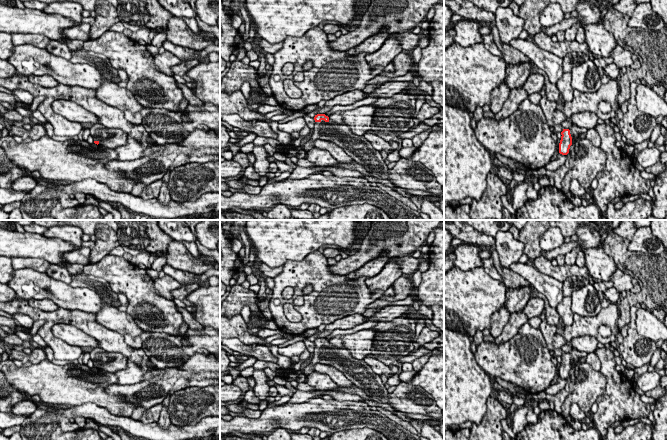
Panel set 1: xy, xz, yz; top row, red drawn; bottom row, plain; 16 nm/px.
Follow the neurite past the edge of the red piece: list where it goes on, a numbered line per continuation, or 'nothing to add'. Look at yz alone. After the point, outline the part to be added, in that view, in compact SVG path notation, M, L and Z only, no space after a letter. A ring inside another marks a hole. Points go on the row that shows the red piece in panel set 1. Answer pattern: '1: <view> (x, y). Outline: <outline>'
1: yz (576, 132). Outline: M571 124L571 127L569 128L569 130L571 131L571 137L573 139L584 139L586 137L586 133L588 131L588 129L586 128L580 128L578 126L576 126L575 124Z

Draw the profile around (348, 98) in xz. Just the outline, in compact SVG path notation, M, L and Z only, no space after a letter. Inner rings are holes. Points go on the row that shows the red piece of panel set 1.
M362 90L349 91L344 94L338 95L331 100L326 101L323 108L318 107L314 111L308 113L309 117L314 118L317 114L326 114L336 105L352 105L357 101L365 99L365 93Z

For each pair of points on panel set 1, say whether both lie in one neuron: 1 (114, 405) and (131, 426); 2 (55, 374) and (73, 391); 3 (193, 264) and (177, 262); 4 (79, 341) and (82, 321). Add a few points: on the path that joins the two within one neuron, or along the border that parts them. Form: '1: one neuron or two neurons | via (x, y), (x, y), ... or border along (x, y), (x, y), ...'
1: two neurons | border along (100, 406), (108, 409), (113, 414), (129, 417)
2: one neuron | via (59, 378), (69, 388)
3: one neuron | via (189, 263), (181, 262)
4: two neurons | border along (58, 323), (76, 326), (92, 336), (98, 345)

